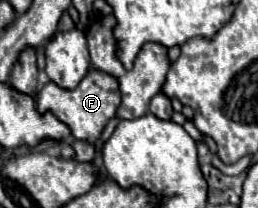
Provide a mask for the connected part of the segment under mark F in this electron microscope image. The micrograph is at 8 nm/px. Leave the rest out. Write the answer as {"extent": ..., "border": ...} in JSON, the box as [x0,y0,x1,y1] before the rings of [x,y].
{"extent":[37,68,121,144],"border":[[[91,68],[85,74],[85,78],[79,82],[75,90],[65,90],[65,88],[59,88],[55,82],[47,82],[37,92],[39,110],[51,110],[61,122],[67,122],[73,138],[85,140],[91,144],[95,144],[101,138],[105,124],[115,116],[119,104],[121,104],[121,92],[119,92],[117,78],[95,68]]]}

